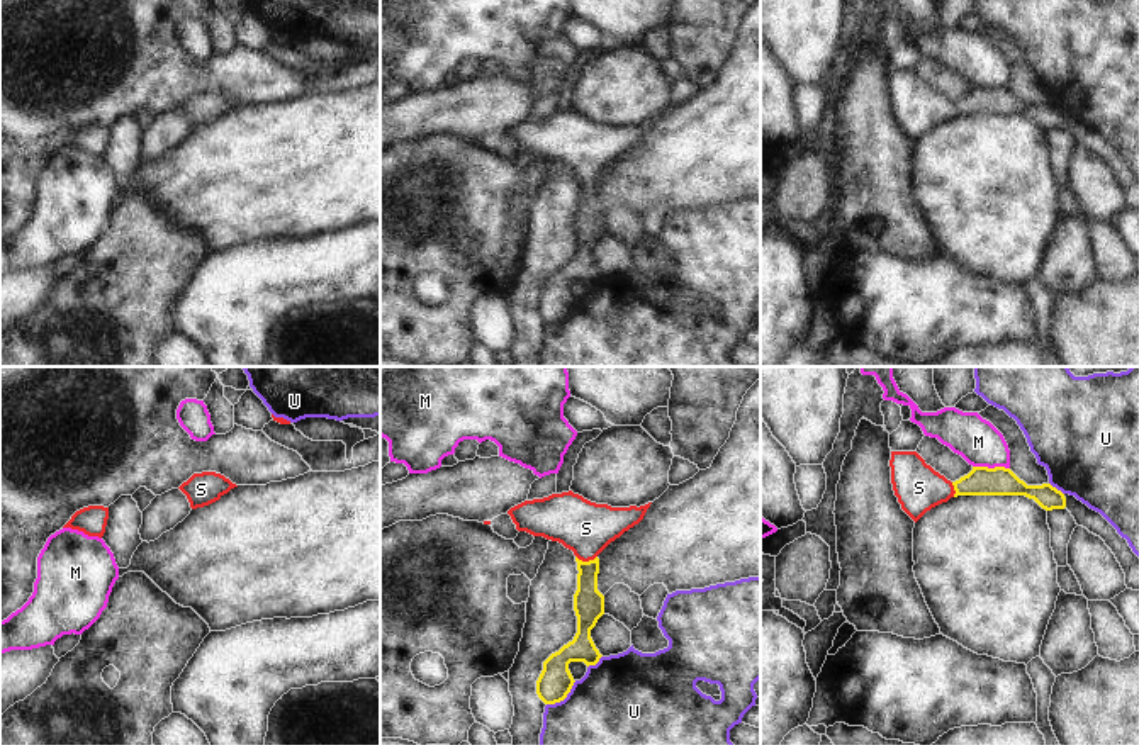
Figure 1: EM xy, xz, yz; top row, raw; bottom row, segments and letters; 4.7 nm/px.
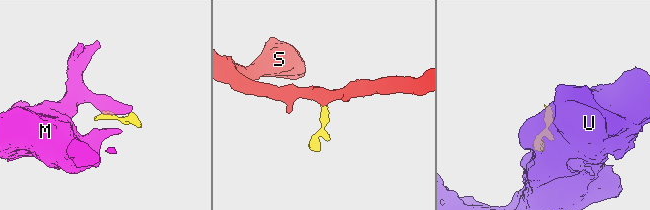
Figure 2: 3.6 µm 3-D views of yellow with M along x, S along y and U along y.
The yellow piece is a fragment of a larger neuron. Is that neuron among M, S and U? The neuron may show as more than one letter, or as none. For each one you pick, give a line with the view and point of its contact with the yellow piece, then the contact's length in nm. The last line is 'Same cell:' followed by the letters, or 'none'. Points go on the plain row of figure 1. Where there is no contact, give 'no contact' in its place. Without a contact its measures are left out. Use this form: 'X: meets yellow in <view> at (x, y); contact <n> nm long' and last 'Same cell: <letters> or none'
S: meets yellow in xz at (586, 182); contact 100 nm long
Same cell: S

